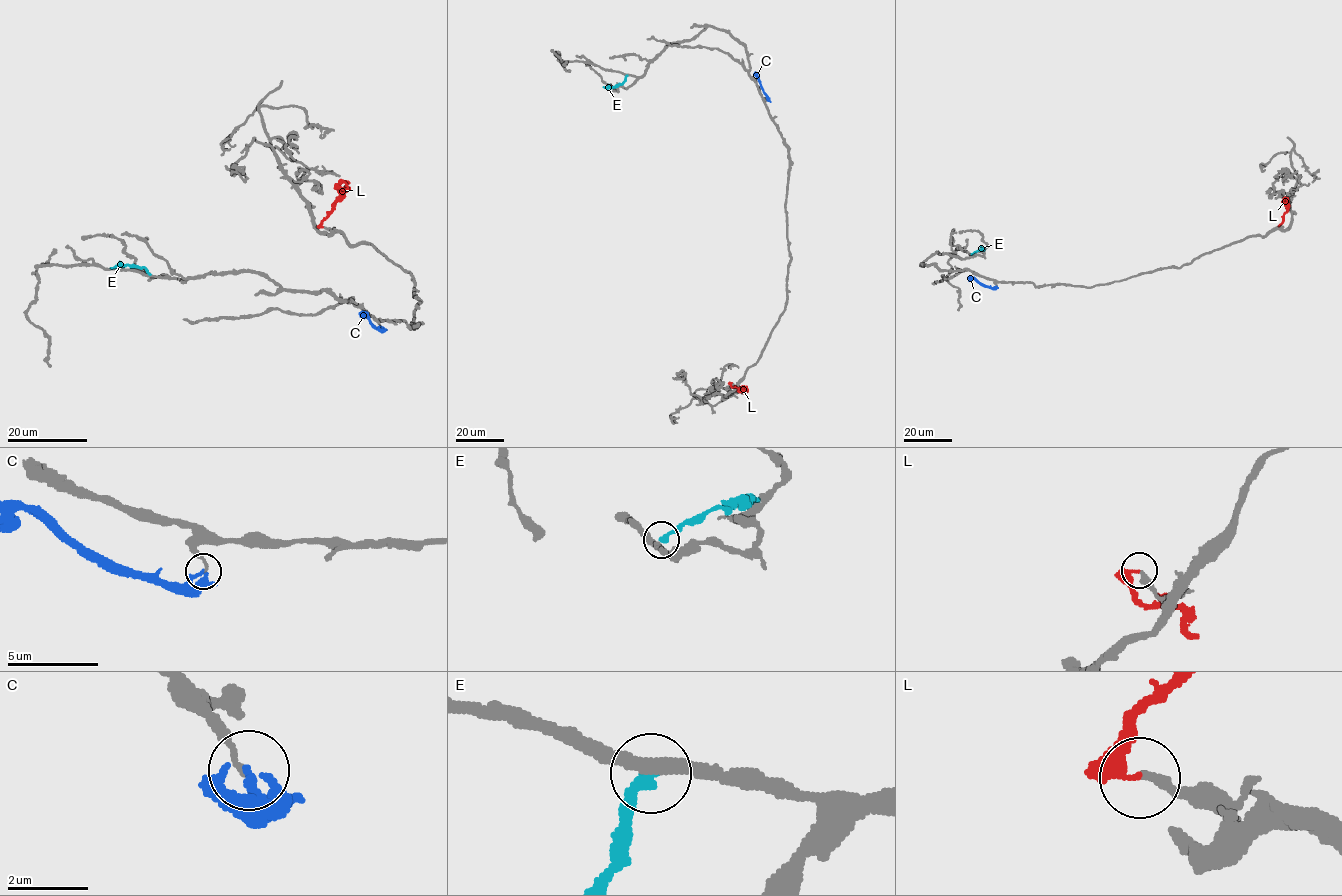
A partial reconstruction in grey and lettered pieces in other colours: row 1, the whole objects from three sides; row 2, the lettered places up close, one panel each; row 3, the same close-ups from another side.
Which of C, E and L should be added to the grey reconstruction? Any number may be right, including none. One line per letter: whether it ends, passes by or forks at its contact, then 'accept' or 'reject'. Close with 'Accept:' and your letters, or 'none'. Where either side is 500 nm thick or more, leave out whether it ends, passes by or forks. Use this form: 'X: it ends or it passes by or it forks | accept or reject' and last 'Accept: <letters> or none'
C: it ends | reject
E: it ends | reject
L: it ends | reject
Accept: none

